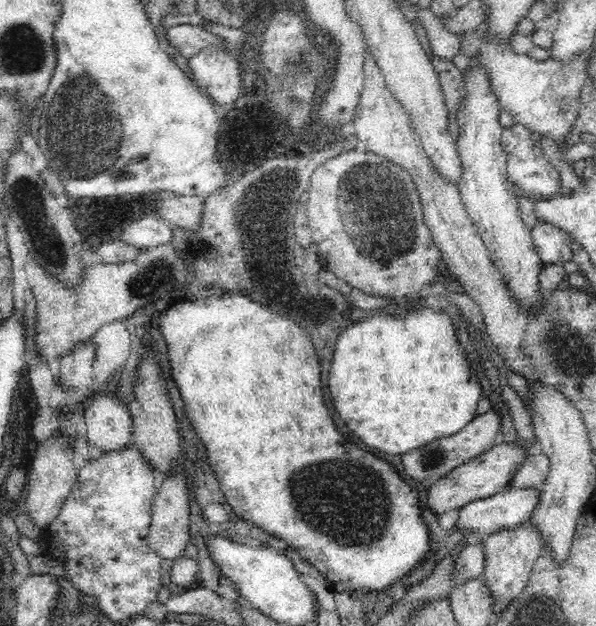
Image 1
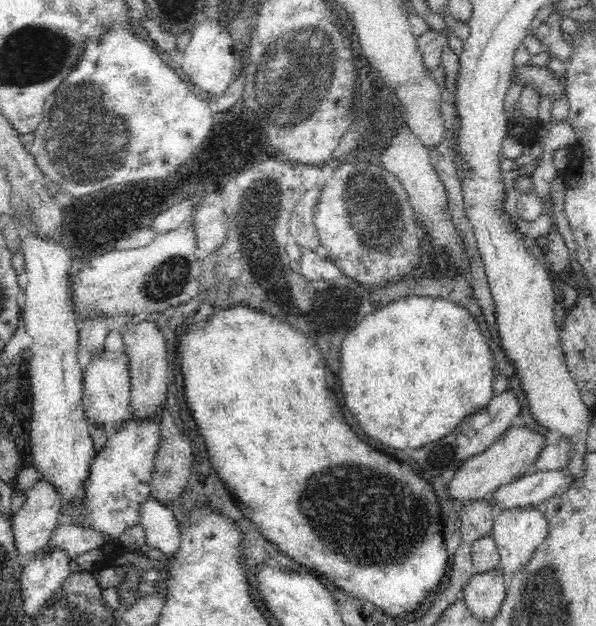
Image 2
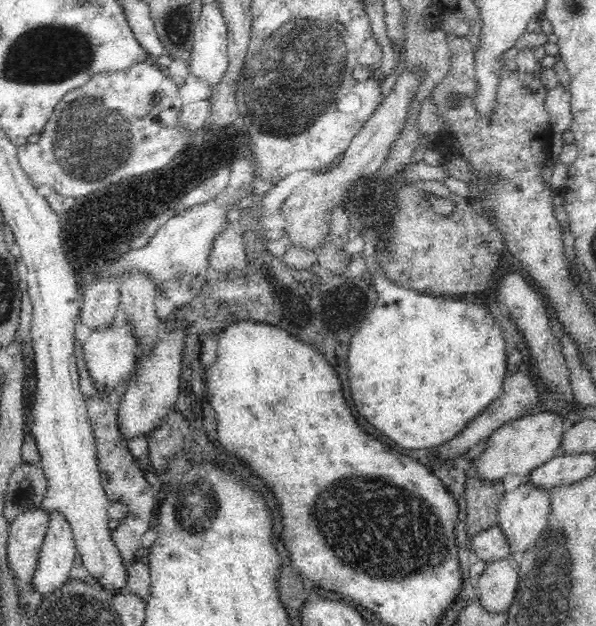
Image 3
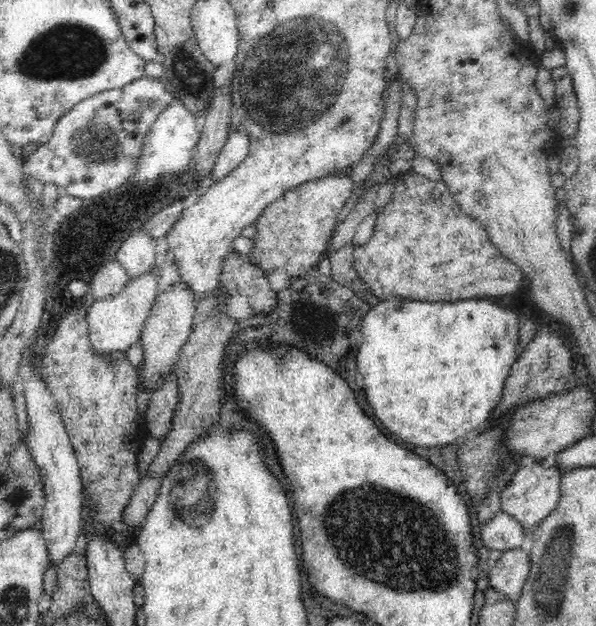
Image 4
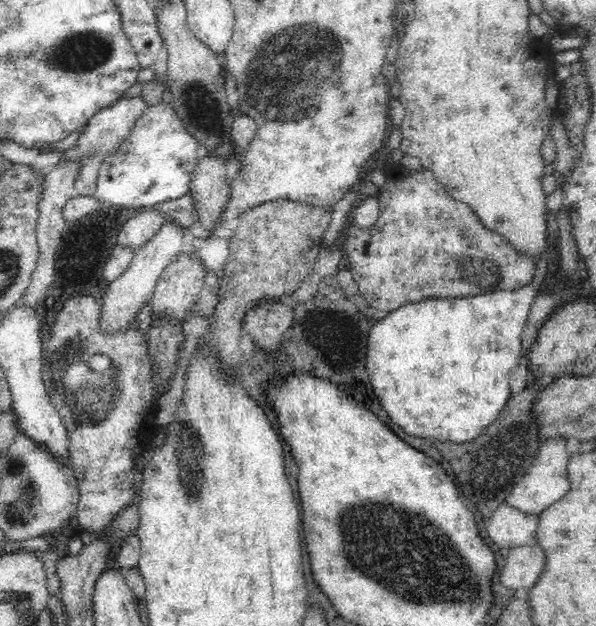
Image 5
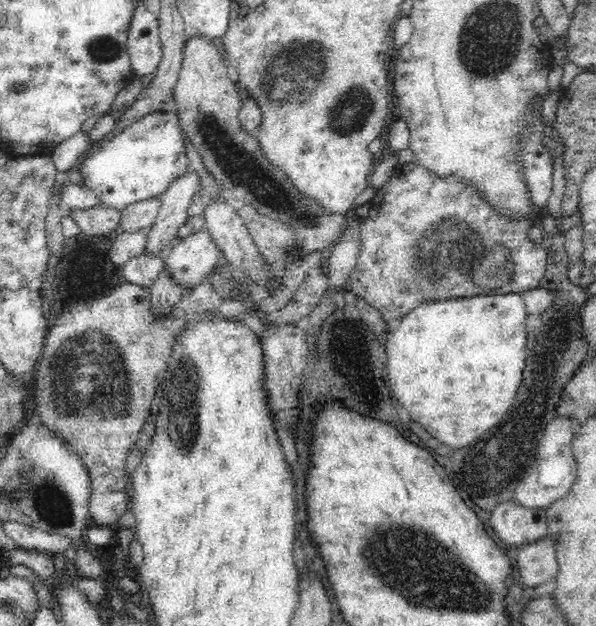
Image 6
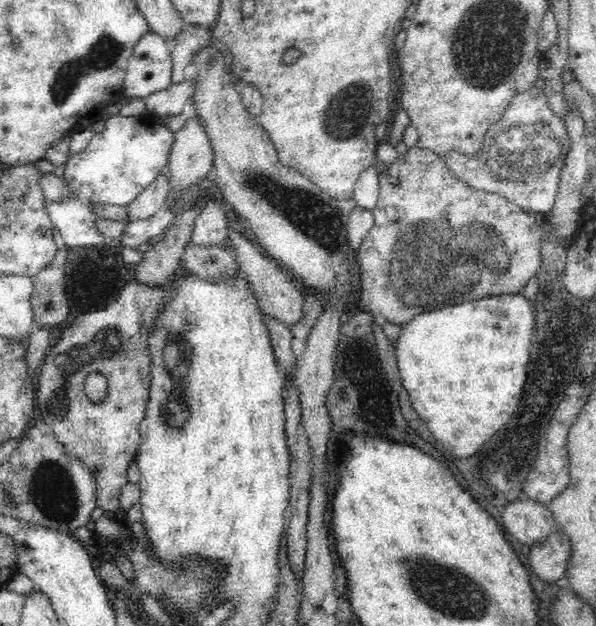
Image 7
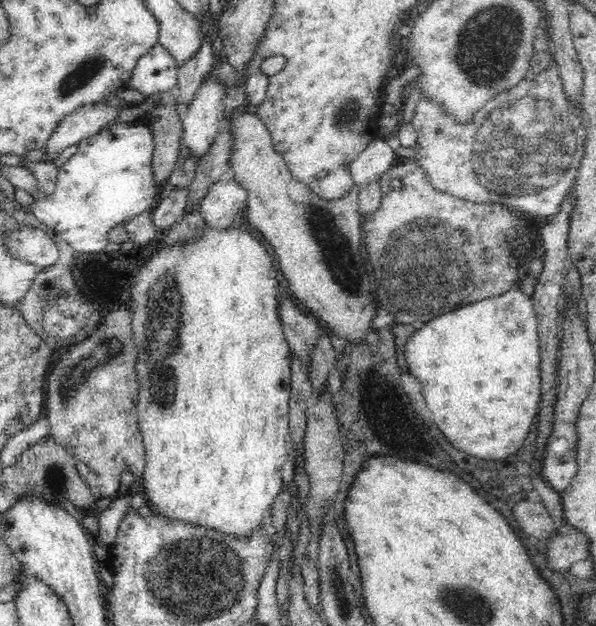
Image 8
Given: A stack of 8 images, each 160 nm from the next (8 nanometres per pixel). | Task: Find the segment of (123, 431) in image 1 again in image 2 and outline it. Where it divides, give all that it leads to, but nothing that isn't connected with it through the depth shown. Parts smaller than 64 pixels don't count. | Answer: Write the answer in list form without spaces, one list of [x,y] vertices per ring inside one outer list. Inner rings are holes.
[[[99,349],[91,354],[83,370],[83,398],[86,417],[90,423],[98,422],[105,431],[113,431],[129,414],[131,401],[129,362],[125,352],[107,352]]]

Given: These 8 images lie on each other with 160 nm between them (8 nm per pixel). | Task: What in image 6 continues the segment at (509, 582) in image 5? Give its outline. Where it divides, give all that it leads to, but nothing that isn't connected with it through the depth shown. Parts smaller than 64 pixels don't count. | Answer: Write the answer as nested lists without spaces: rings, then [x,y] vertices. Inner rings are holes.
[[[546,536],[530,544],[520,545],[516,556],[516,570],[520,582],[529,588],[554,578],[559,569],[556,542]]]

